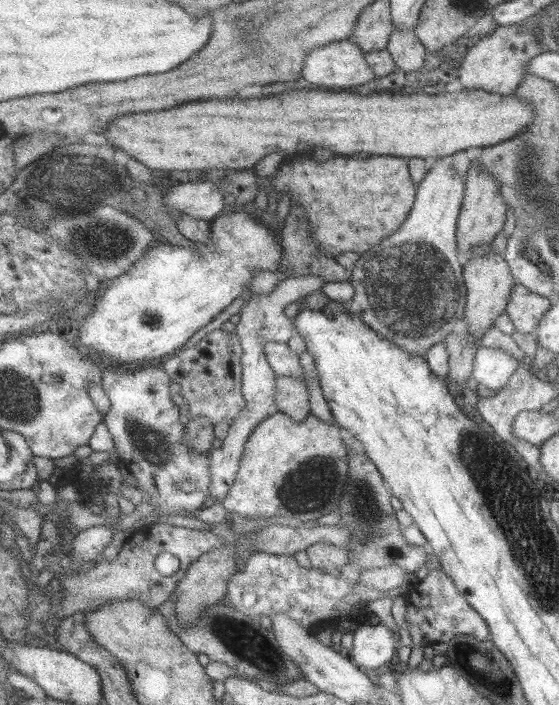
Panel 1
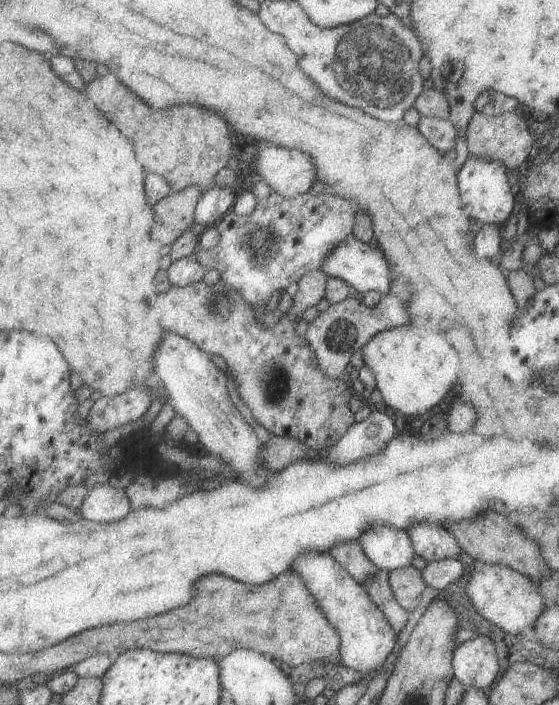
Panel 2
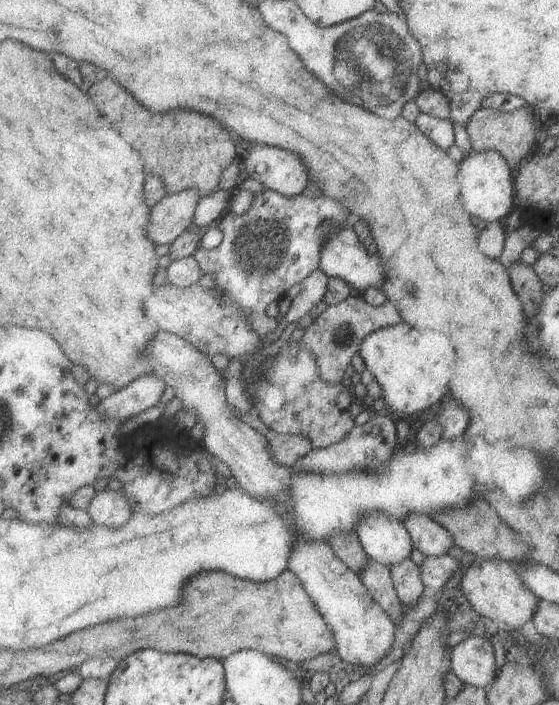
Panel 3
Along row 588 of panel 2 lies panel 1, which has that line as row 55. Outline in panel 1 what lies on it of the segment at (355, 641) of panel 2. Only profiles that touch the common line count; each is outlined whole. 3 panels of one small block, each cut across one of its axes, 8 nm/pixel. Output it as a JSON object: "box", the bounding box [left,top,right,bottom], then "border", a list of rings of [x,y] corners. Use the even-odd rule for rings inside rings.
{"box":[302,39,376,90],"border":[[[351,39],[335,41],[311,52],[310,56],[307,57],[302,77],[308,82],[316,84],[319,88],[327,88],[328,90],[363,86],[363,84],[369,84],[376,80],[374,68],[371,68],[367,62],[366,52],[363,52],[361,46],[351,41]]]}

